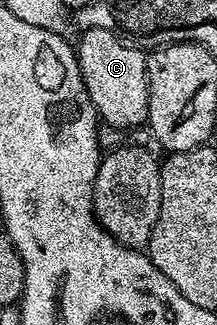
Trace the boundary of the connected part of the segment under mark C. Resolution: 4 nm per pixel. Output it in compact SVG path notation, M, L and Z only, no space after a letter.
M86 28L79 35L80 44L75 45L76 61L97 117L112 128L136 128L139 124L141 127L148 119L147 55L110 30Z

